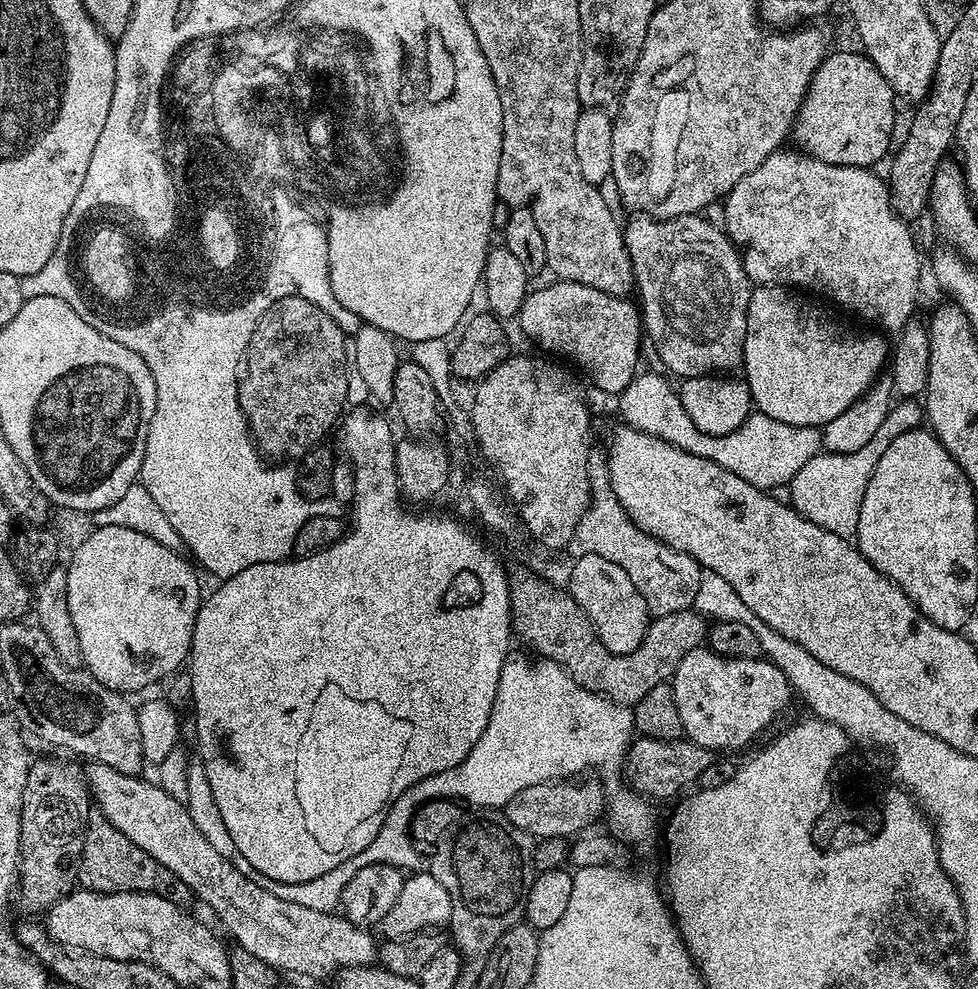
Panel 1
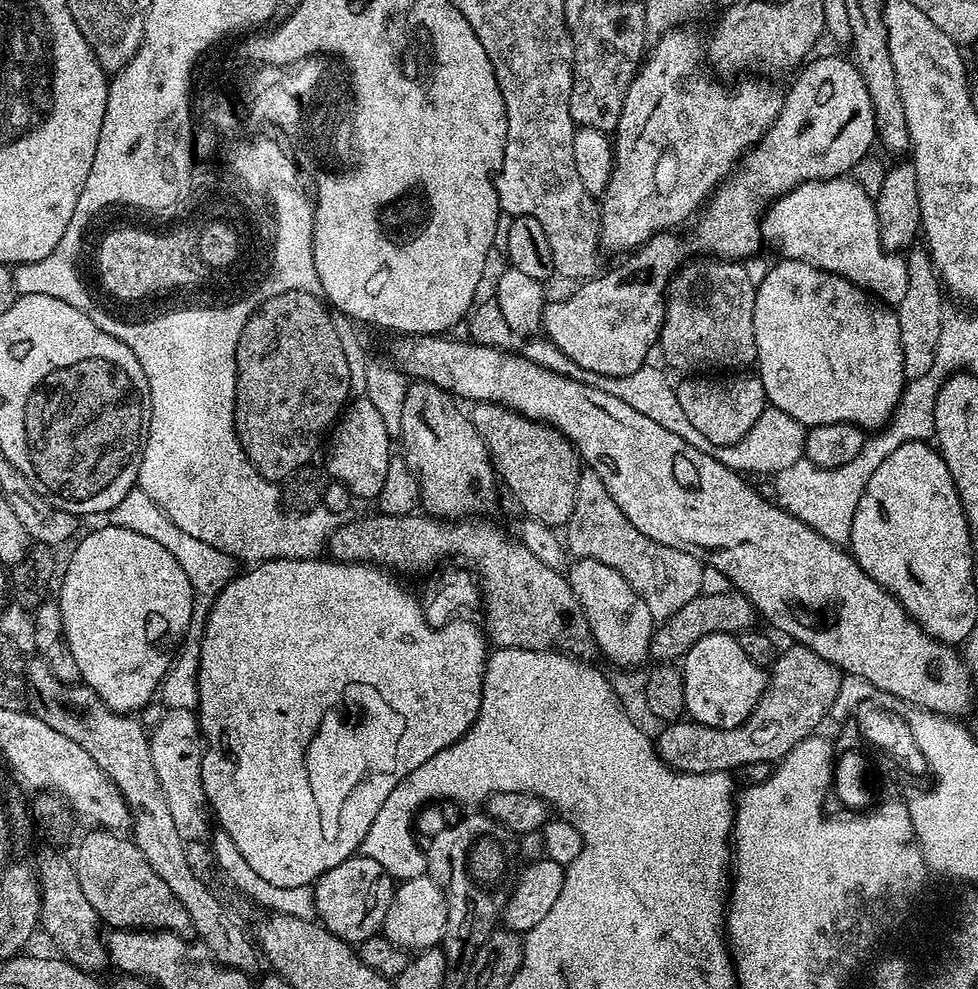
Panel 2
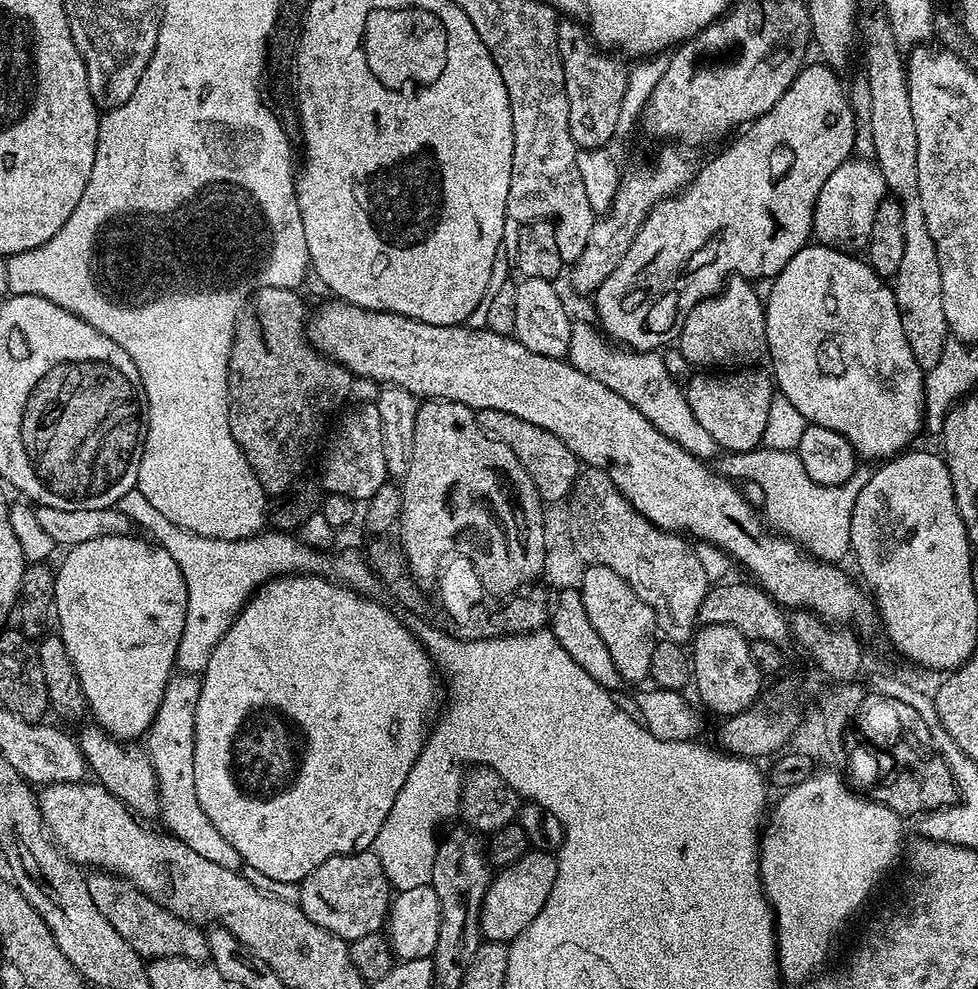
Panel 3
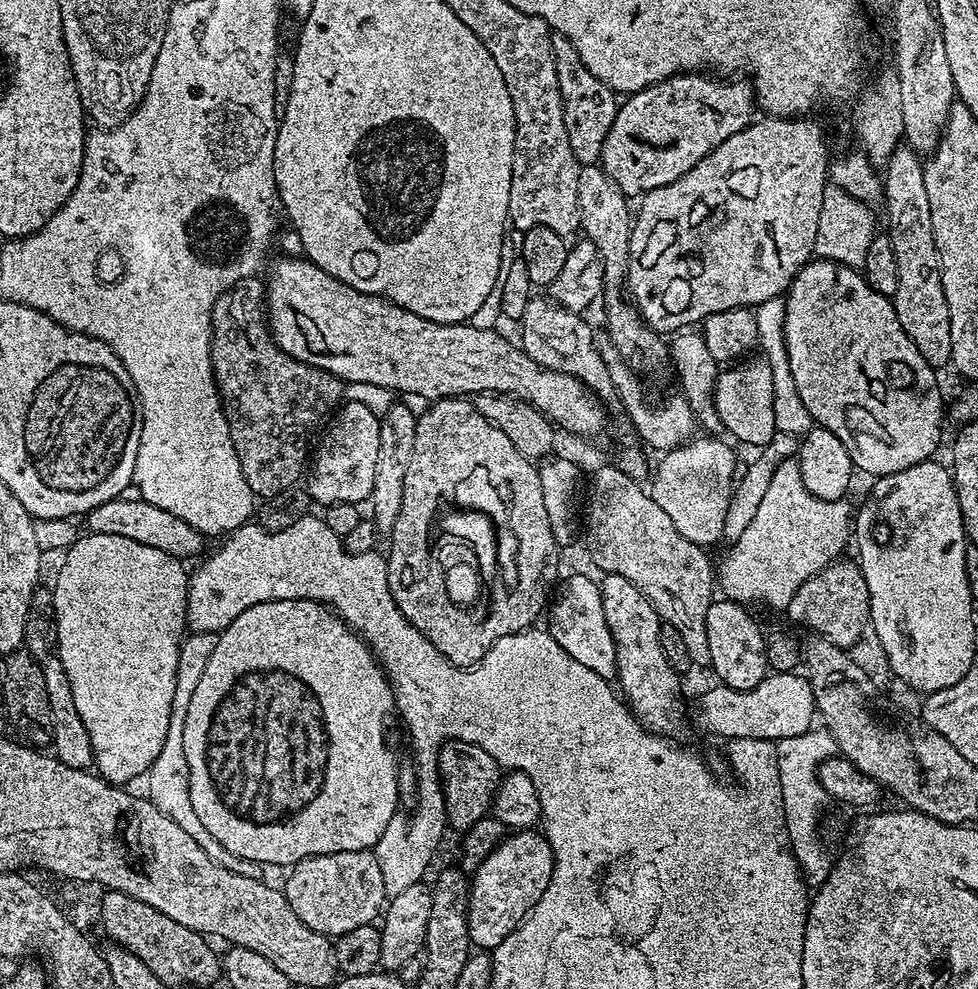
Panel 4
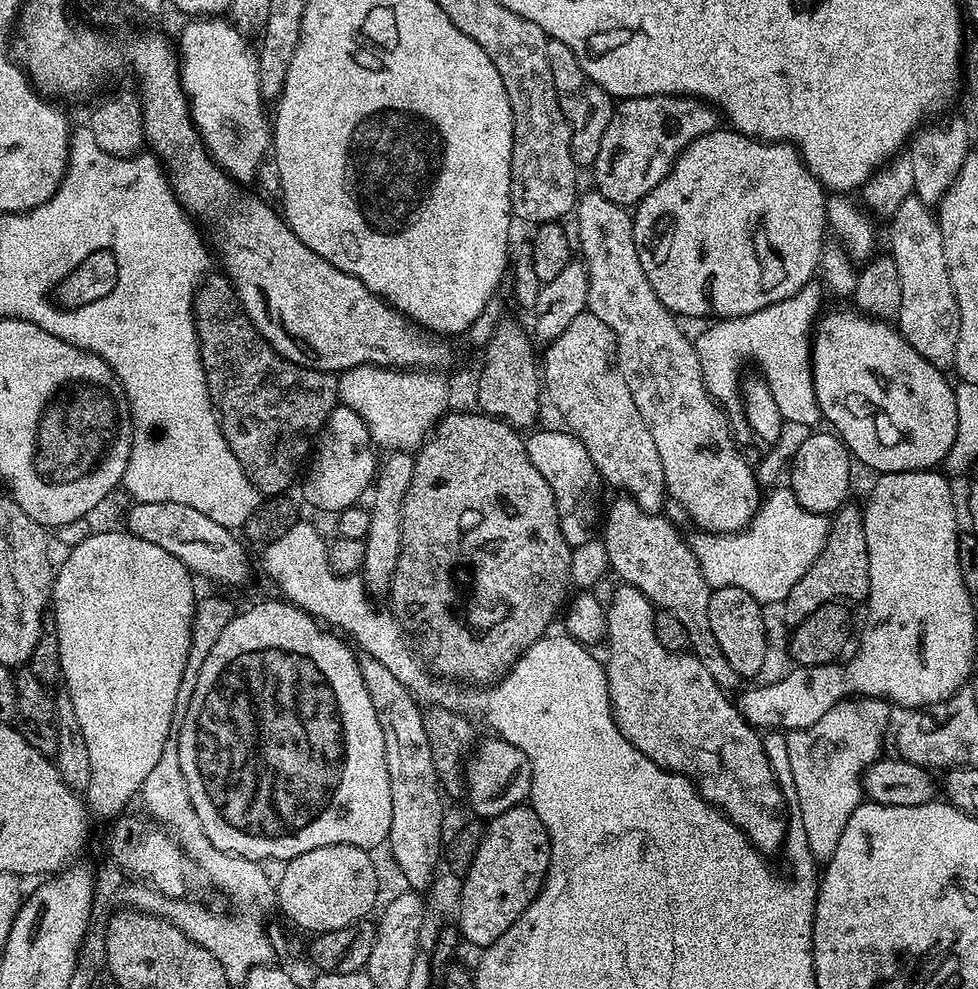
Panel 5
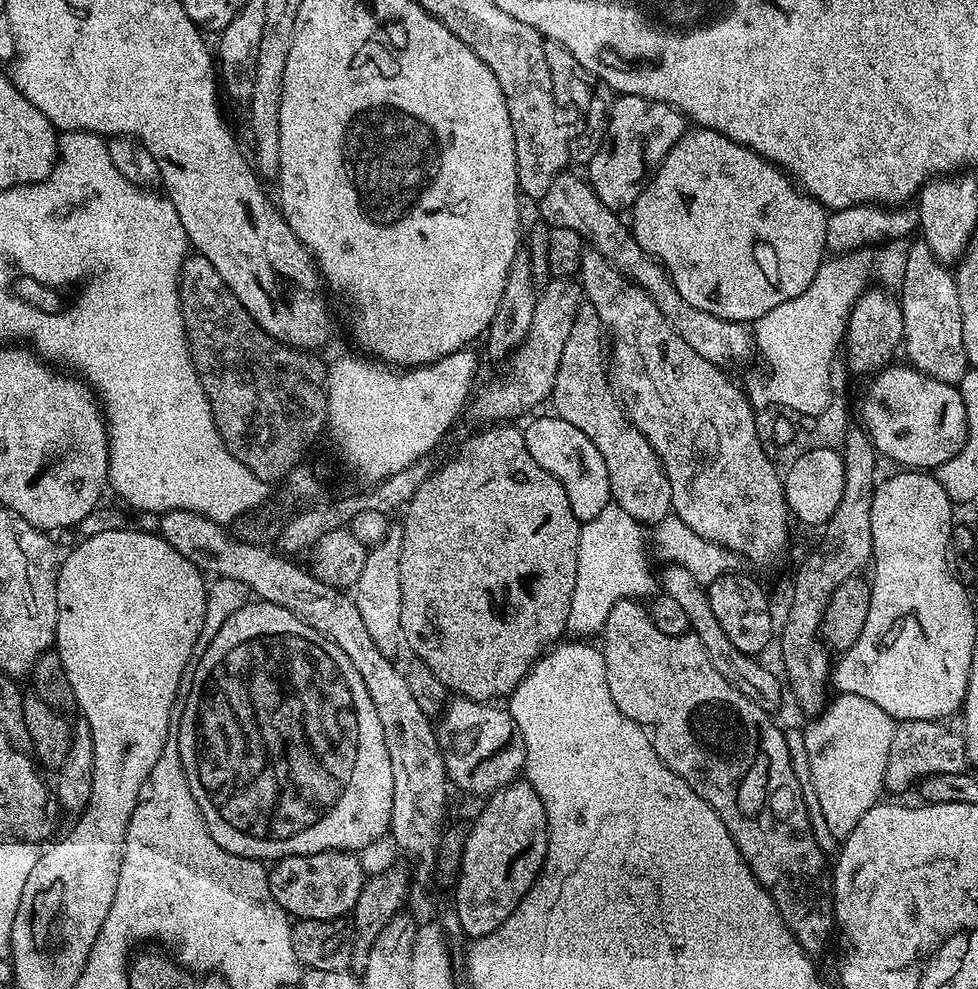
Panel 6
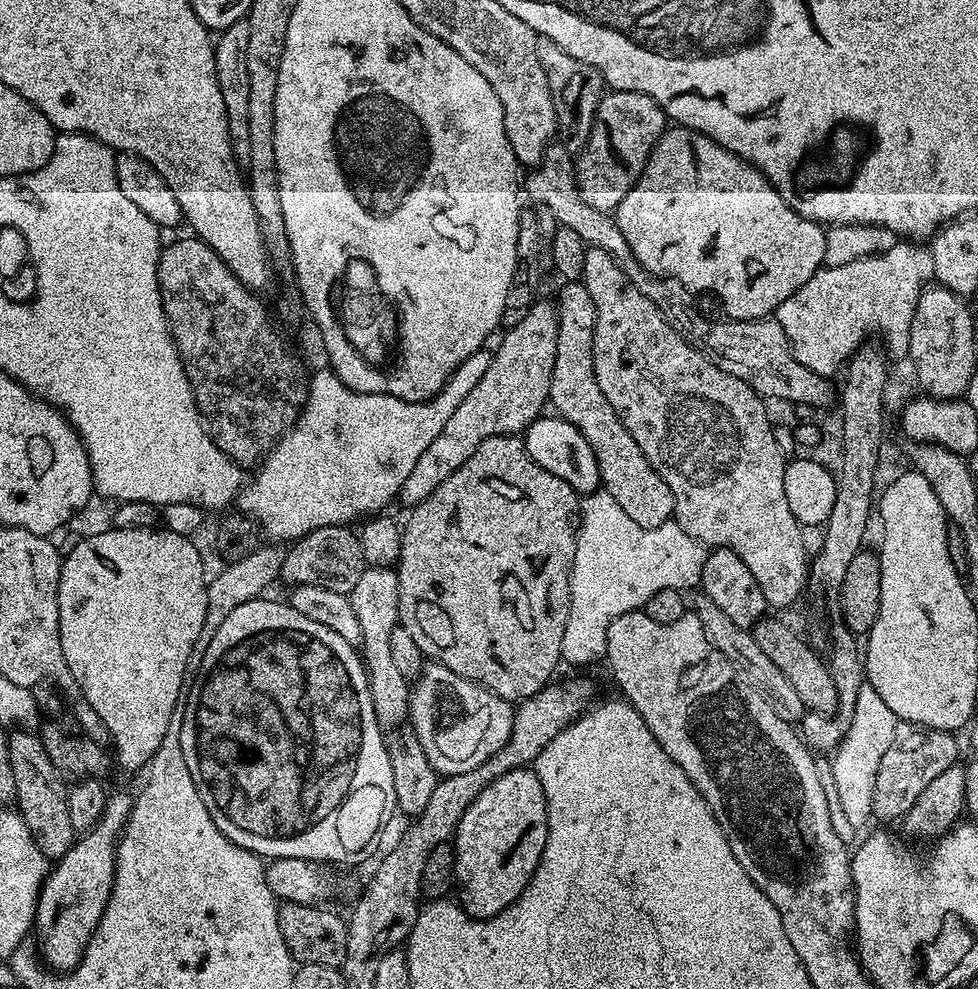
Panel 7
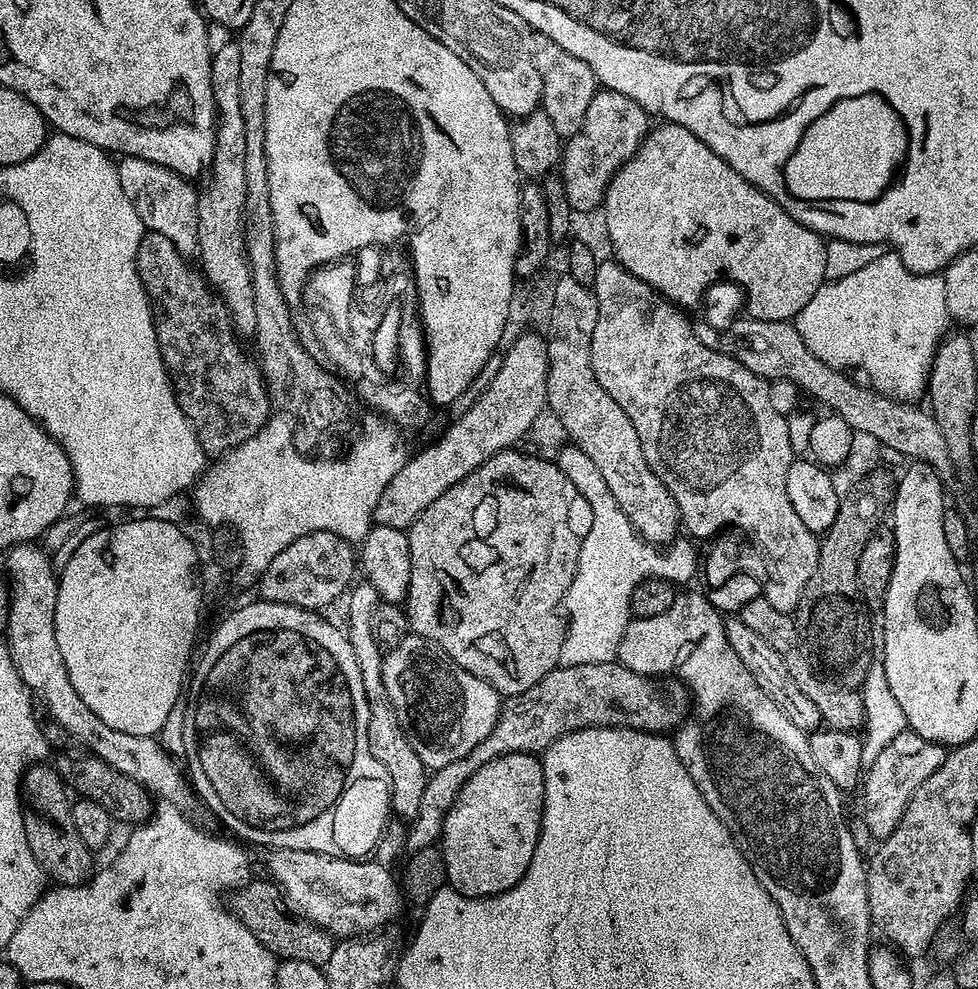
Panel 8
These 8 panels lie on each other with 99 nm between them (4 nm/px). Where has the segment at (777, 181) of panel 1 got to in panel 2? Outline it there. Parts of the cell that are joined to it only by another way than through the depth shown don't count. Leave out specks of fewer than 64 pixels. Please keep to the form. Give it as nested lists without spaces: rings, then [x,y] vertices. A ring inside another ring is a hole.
[[[835,176],[829,180],[808,180],[792,188],[785,196],[780,196],[768,205],[760,221],[760,234],[780,251],[779,255],[786,260],[801,260],[813,264],[827,272],[838,274],[854,282],[865,292],[871,292],[877,300],[889,306],[900,303],[902,294],[906,294],[908,281],[908,262],[903,255],[887,252],[882,246],[878,232],[878,214],[876,202],[857,180]]]

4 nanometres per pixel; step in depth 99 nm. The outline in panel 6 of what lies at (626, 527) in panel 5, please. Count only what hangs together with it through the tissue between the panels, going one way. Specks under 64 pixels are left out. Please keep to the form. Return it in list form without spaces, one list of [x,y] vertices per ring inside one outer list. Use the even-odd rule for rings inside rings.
[[[668,564],[665,569],[664,573],[659,573],[659,587],[663,595],[675,598],[682,606],[682,610],[686,610],[686,618],[690,618],[690,630],[702,642],[714,670],[718,670],[722,678],[736,685],[742,694],[746,694],[757,704],[769,706],[768,704],[774,703],[780,696],[780,684],[776,681],[775,674],[766,665],[759,664],[756,656],[742,654],[738,646],[734,646],[730,638],[726,638],[726,632],[722,630],[722,626],[718,626],[718,618],[714,618],[714,610],[710,610],[708,605],[705,585],[698,583],[690,574],[690,570],[681,568],[678,564]]]

